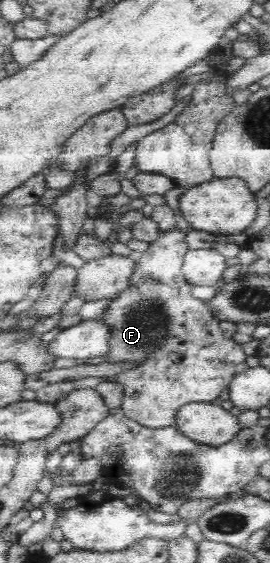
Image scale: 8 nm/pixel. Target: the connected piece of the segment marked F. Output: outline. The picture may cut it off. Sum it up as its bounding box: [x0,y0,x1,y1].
[98,229,246,426]

